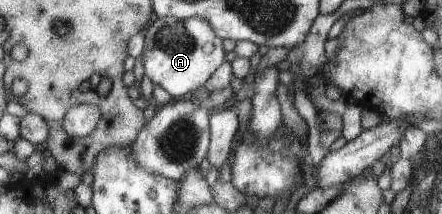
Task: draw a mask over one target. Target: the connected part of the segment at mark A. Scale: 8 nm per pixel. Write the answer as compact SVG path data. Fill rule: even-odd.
M156 17L144 30L143 35L144 49L140 58L144 76L152 85L158 85L174 99L183 98L186 93L202 86L210 75L225 63L222 41L203 17Z

